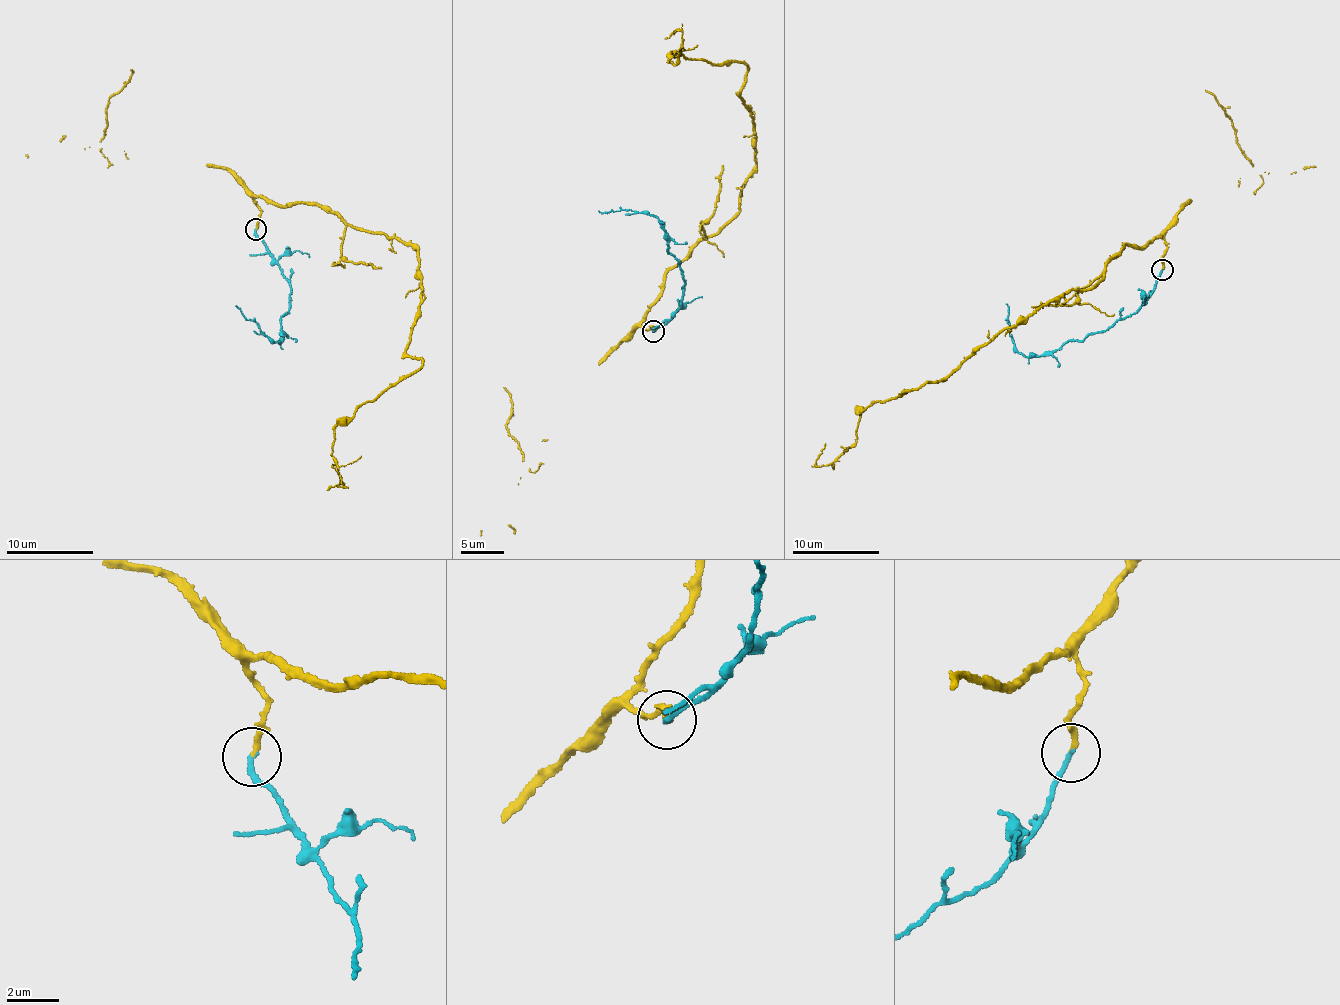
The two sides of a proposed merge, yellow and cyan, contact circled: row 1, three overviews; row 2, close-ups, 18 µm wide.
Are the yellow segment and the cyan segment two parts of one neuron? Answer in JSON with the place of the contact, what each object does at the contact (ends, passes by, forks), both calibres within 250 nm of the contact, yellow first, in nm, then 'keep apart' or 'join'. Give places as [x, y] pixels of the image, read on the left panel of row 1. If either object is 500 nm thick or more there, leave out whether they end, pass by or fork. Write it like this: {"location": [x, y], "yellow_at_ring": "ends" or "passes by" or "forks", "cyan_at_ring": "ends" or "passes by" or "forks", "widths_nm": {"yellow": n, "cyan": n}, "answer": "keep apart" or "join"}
{"location": [255, 229], "yellow_at_ring": "ends", "cyan_at_ring": "ends", "widths_nm": {"yellow": 200, "cyan": 200}, "answer": "join"}

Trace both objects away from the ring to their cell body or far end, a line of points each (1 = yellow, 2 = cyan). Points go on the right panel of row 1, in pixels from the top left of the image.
1: (1161, 270), (1164, 238), (1127, 245), (1089, 288), (949, 375), (861, 407), (856, 440), (821, 466), (826, 444)
2: (1161, 270), (1132, 315), (1118, 318), (1110, 327), (1057, 349), (1032, 356), (1016, 350), (1008, 327), (1005, 303)

